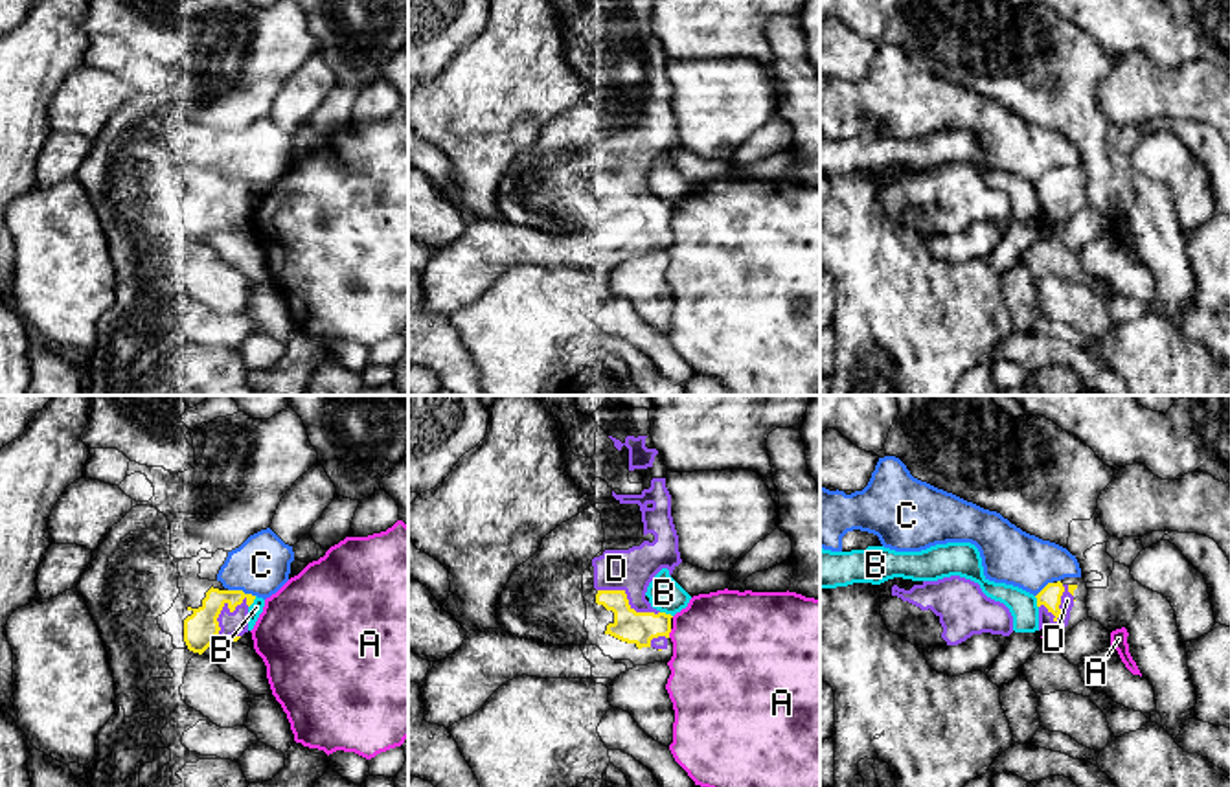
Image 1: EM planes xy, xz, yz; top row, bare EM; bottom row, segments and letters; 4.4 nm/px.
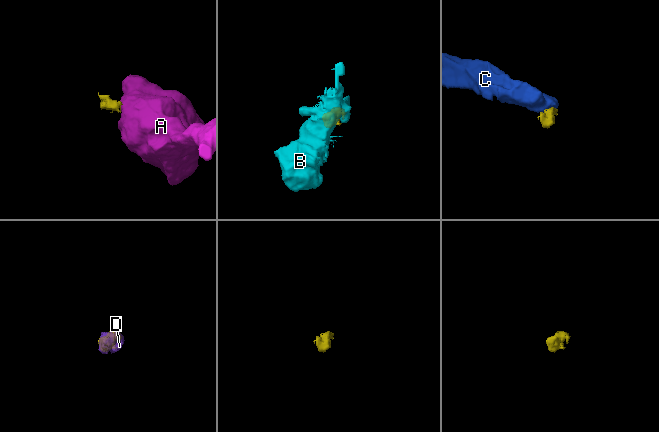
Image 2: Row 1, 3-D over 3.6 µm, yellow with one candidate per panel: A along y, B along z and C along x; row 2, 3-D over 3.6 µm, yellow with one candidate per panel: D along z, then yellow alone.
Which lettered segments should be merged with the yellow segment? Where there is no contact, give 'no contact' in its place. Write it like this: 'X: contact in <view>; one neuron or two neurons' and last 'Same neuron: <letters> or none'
A: contact in xz; two neurons
B: contact in xz; two neurons
C: contact in xy; two neurons
D: contact in xy; one neuron
Same neuron: D

